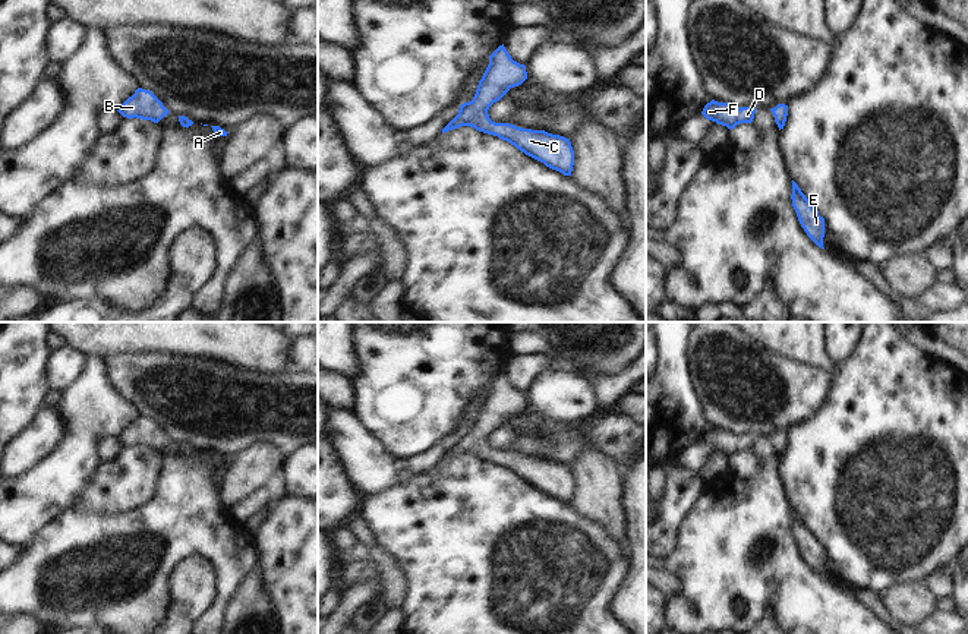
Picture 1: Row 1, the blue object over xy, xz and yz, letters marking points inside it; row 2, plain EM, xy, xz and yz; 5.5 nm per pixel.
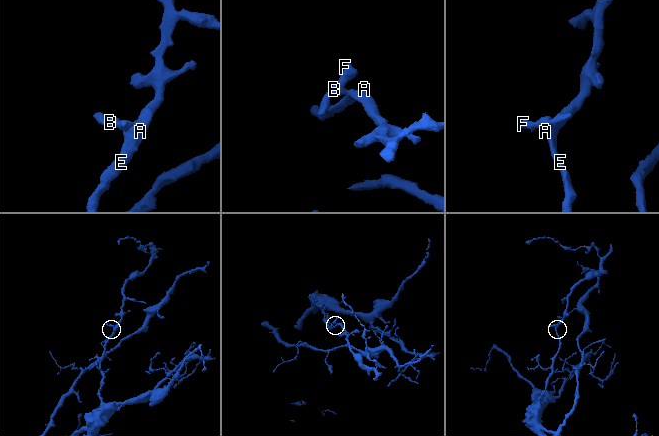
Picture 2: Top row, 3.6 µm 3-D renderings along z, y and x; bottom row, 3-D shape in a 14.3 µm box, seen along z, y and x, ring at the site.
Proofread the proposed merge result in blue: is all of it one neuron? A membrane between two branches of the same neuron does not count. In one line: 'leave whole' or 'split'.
leave whole

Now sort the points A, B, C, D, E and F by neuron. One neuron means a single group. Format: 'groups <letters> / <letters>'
groups A B C D E F

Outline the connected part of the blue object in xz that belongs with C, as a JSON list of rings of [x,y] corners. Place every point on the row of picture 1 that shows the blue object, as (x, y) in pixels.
[[[504,44],[499,45],[489,56],[489,64],[479,81],[473,100],[460,105],[458,114],[442,129],[442,133],[461,126],[470,126],[479,132],[510,142],[526,155],[564,176],[571,176],[574,151],[570,139],[545,130],[523,129],[510,123],[495,123],[489,119],[489,107],[526,79],[526,66],[514,61]]]

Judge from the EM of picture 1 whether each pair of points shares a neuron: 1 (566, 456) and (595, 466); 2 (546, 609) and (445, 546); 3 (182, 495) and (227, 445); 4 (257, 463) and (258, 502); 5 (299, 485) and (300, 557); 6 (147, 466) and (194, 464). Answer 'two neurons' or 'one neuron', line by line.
1: two neurons
2: one neuron
3: two neurons
4: two neurons
5: two neurons
6: two neurons

